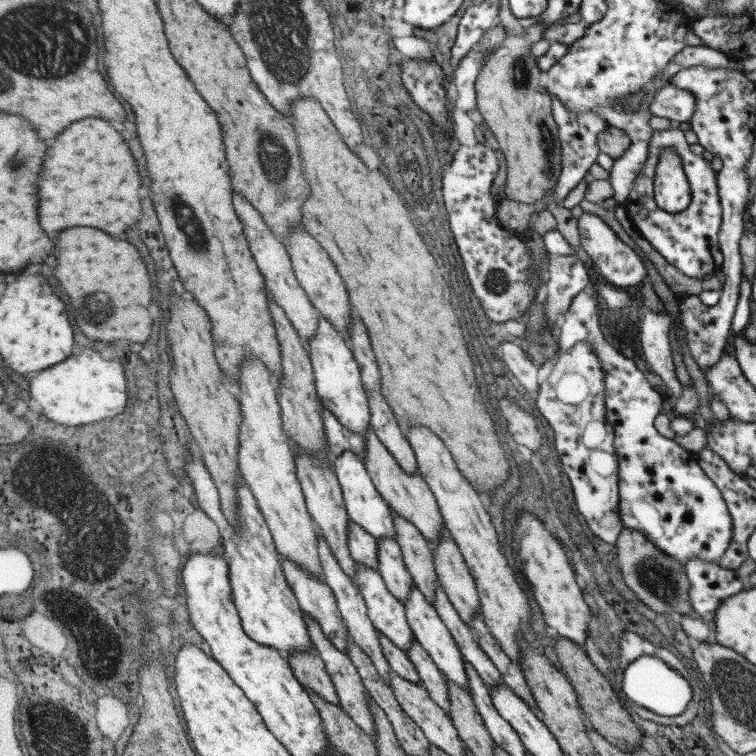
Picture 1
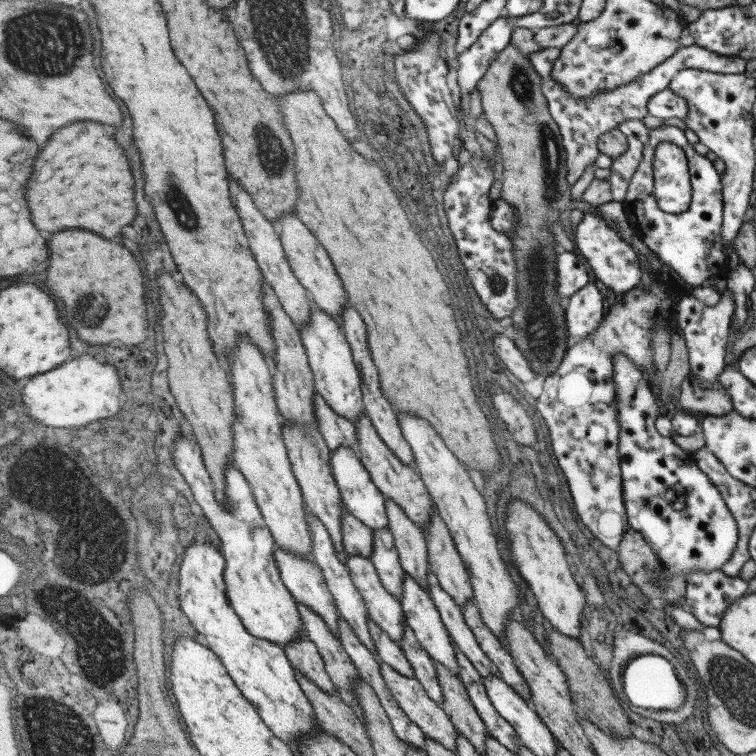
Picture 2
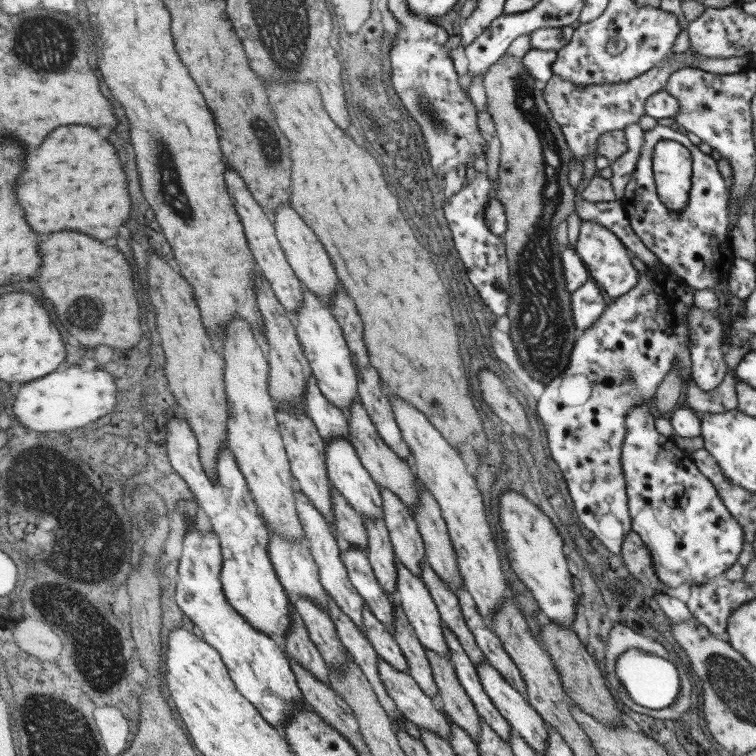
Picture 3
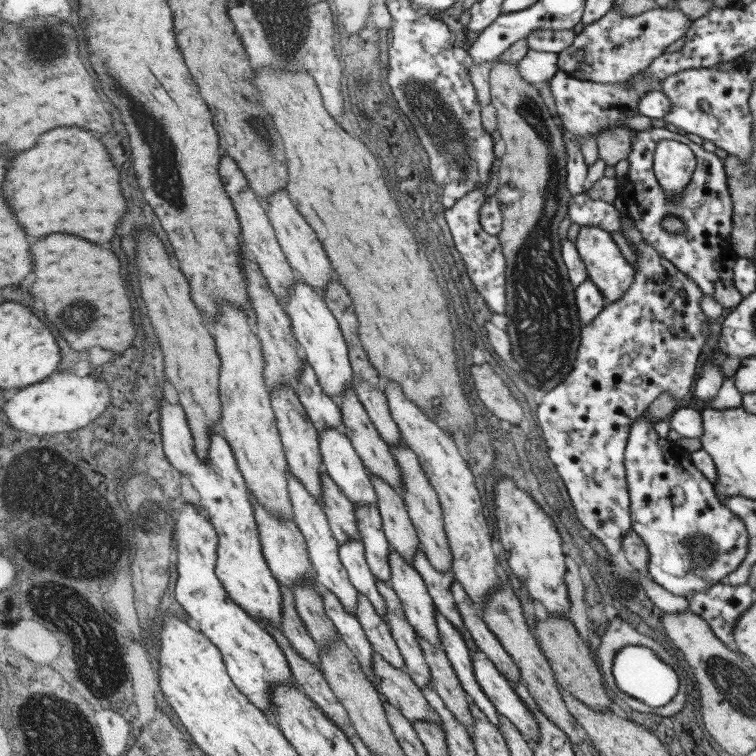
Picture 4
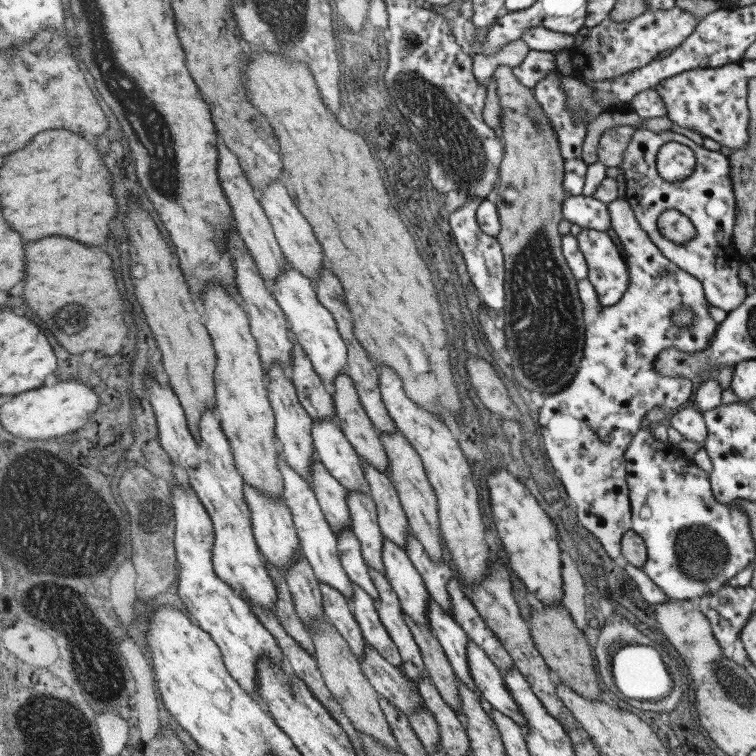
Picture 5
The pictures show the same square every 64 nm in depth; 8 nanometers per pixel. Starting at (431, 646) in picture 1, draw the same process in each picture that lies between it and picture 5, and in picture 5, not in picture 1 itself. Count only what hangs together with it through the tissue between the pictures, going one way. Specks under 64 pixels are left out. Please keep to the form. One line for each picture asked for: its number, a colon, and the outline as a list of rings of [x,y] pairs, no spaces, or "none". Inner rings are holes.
2: [[[405,574],[403,578],[403,584],[401,584],[401,596],[399,596],[399,604],[403,608],[403,620],[409,624],[409,628],[415,632],[415,638],[419,640],[419,646],[431,656],[431,660],[437,660],[441,662],[443,666],[447,666],[449,670],[453,670],[453,674],[459,678],[459,666],[455,662],[455,652],[453,652],[453,644],[451,644],[451,636],[449,632],[445,630],[443,622],[441,622],[441,616],[439,616],[439,610],[435,608],[433,600],[431,600],[431,594],[421,588],[417,584],[417,580],[413,580],[411,576]]]
3: [[[395,560],[395,596],[399,600],[399,606],[403,608],[407,622],[413,626],[419,644],[425,650],[431,650],[435,654],[441,654],[449,660],[447,644],[441,630],[441,616],[437,612],[437,606],[421,582],[421,578],[411,576],[407,568],[403,568],[401,562]]]
4: [[[391,550],[389,554],[391,564],[391,588],[395,590],[401,608],[405,612],[407,622],[415,628],[417,636],[423,636],[429,644],[441,648],[439,632],[435,626],[435,604],[429,596],[421,576],[407,564],[403,556],[397,554],[397,550]]]
5: [[[385,538],[383,562],[385,562],[387,580],[399,598],[403,614],[407,614],[411,620],[431,630],[427,620],[427,604],[431,596],[423,586],[421,576],[413,568],[413,562],[409,560],[407,552],[397,544],[393,544],[389,538]]]

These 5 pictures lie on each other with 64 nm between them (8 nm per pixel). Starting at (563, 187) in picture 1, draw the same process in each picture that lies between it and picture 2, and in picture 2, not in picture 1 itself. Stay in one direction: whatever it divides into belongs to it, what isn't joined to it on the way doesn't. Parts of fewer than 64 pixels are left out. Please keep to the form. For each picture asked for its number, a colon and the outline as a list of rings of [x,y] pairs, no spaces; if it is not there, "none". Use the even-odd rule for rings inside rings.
2: [[[699,44],[695,46],[687,46],[687,48],[679,48],[671,58],[667,58],[667,62],[663,62],[661,66],[655,66],[653,70],[647,72],[647,76],[637,78],[635,82],[629,82],[625,86],[619,86],[615,90],[607,90],[601,94],[595,94],[593,98],[587,100],[575,100],[571,98],[565,88],[561,84],[557,84],[551,78],[545,78],[541,82],[541,94],[547,102],[549,114],[555,120],[555,124],[559,126],[559,132],[563,136],[563,150],[565,150],[565,158],[567,158],[567,184],[569,188],[577,182],[577,178],[583,174],[583,170],[595,162],[595,158],[601,154],[597,148],[597,140],[601,134],[617,128],[621,122],[625,120],[643,120],[647,116],[647,102],[653,94],[661,92],[667,88],[667,82],[671,82],[671,78],[685,68],[695,68],[695,70],[707,70],[707,72],[719,72],[719,74],[745,74],[745,60],[743,58],[727,58],[727,56],[719,56],[715,52],[709,52],[705,48],[701,48]]]

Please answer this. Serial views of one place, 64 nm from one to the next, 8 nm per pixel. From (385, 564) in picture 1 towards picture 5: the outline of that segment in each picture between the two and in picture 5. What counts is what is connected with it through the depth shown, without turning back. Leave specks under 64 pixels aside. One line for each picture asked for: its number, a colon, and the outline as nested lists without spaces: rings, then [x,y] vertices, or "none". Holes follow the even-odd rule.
2: [[[377,530],[373,542],[375,542],[375,550],[371,560],[377,566],[377,574],[383,582],[383,588],[387,588],[395,598],[399,598],[405,572],[401,570],[391,530]]]
3: [[[365,520],[369,534],[369,560],[373,564],[379,584],[395,594],[395,552],[391,546],[391,534],[385,520]]]
4: [[[357,506],[357,524],[367,548],[367,562],[377,580],[391,586],[391,542],[383,528],[383,516],[375,506]]]
5: [[[349,492],[347,506],[351,510],[351,520],[353,520],[353,532],[361,540],[365,560],[369,562],[371,568],[379,570],[383,576],[385,572],[385,562],[383,562],[383,548],[385,548],[385,532],[379,524],[379,512],[373,496],[365,496],[361,492]]]

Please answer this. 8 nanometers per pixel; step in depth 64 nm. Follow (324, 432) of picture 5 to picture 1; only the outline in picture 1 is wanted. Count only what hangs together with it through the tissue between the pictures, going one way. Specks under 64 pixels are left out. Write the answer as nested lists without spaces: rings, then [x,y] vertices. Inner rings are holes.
[[[353,450],[343,452],[339,458],[335,458],[335,472],[341,480],[343,486],[343,494],[345,494],[345,508],[351,514],[351,520],[361,524],[369,534],[377,536],[379,540],[385,538],[393,538],[395,540],[395,528],[393,528],[393,520],[391,520],[391,508],[389,504],[383,500],[383,496],[379,494],[377,484],[371,480],[365,462],[353,454]]]

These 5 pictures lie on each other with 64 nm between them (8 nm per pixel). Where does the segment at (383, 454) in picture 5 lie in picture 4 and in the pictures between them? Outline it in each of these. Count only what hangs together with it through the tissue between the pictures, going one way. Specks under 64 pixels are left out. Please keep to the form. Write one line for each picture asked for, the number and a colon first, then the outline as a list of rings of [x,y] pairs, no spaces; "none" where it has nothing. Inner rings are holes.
4: [[[349,388],[341,400],[339,400],[339,406],[341,406],[341,412],[343,412],[343,420],[345,420],[345,434],[347,438],[353,442],[353,448],[357,450],[359,458],[363,460],[365,468],[369,470],[369,474],[375,474],[383,480],[387,480],[397,492],[399,496],[403,496],[403,484],[401,484],[401,472],[397,468],[397,464],[393,462],[393,456],[391,456],[391,446],[383,440],[383,436],[379,434],[379,430],[375,428],[373,420],[371,420],[371,414],[367,412],[367,408],[363,406],[363,400],[359,398],[357,390],[355,388]]]

